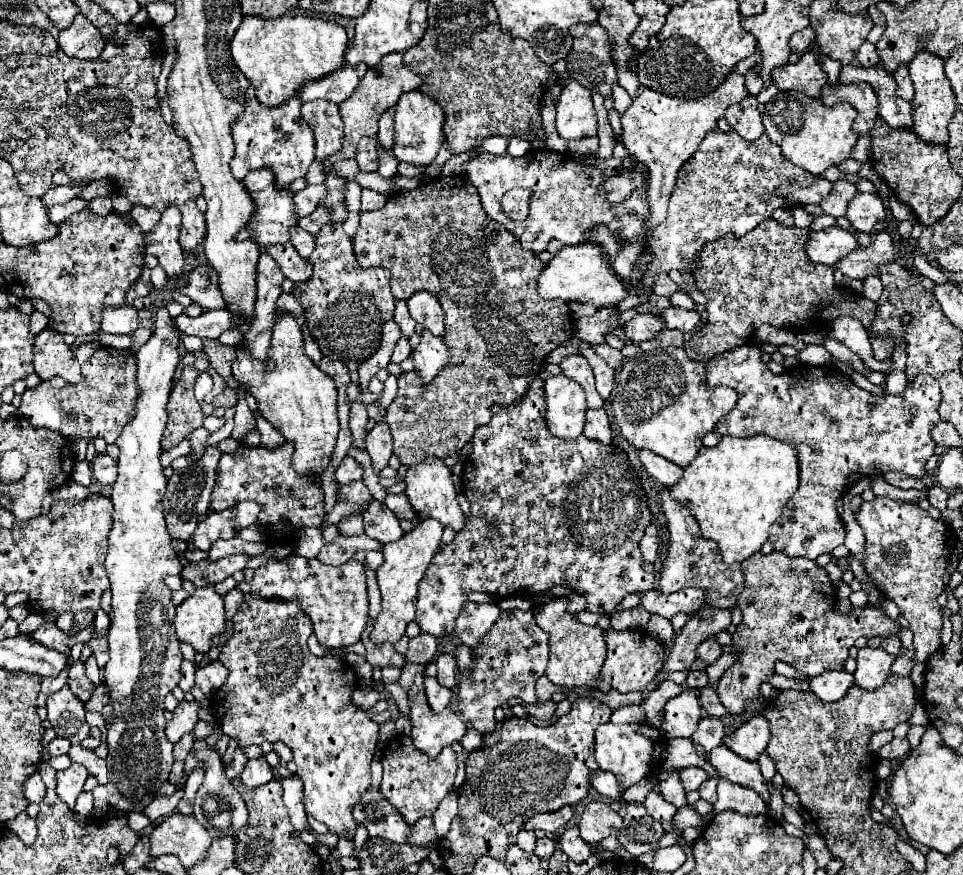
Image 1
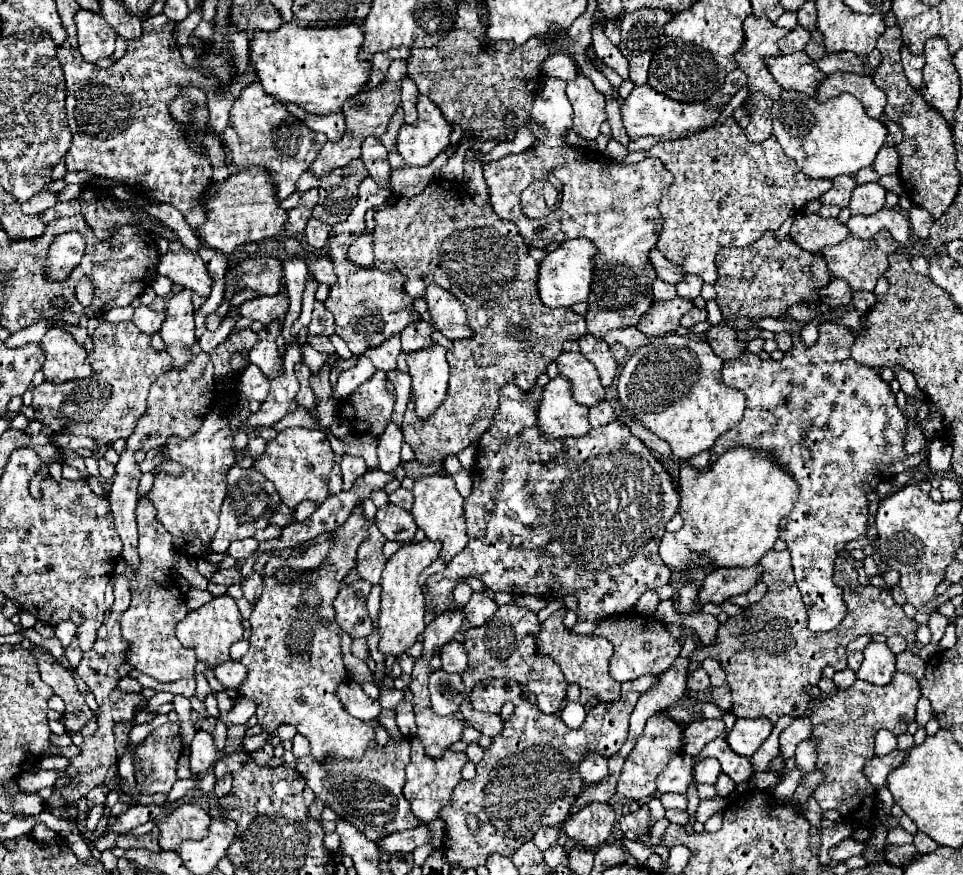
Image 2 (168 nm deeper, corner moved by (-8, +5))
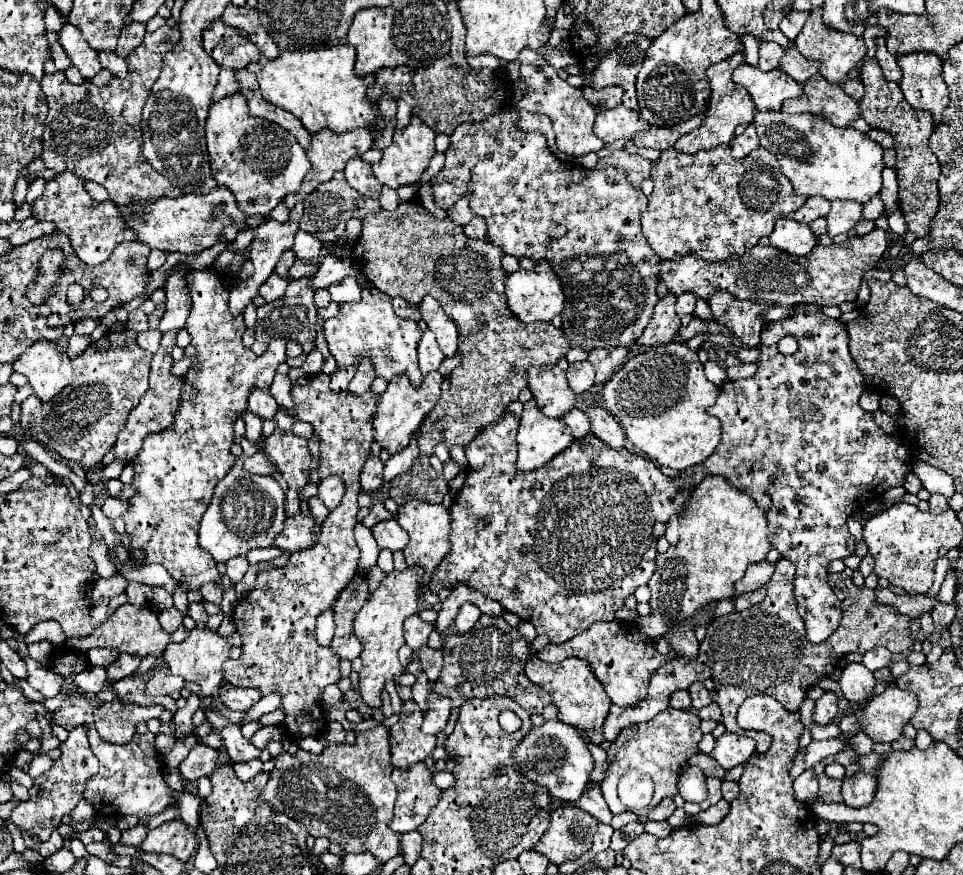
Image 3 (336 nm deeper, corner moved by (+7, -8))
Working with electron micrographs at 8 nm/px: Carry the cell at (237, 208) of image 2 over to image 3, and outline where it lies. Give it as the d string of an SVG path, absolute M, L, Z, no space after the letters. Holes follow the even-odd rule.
M219 185L207 195L189 193L179 199L163 197L157 203L149 205L149 209L133 209L133 205L121 207L121 217L125 217L125 223L137 233L141 243L149 245L151 249L179 253L201 253L203 249L213 247L217 241L223 241L223 231L229 225L233 225L239 233L249 229L245 213L237 207L233 193L225 185ZM219 205L223 205L221 213L215 211Z

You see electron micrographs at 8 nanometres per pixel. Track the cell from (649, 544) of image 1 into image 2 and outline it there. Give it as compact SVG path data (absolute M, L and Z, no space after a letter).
M732 448L708 470L696 470L682 462L680 496L679 514L684 525L678 532L664 534L660 544L664 564L682 568L692 556L692 568L750 568L778 540L778 522L794 508L798 484L768 454L760 456L748 448Z

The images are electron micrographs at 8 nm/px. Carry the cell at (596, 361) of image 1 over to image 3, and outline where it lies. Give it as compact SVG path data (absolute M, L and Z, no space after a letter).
M589 361L571 363L567 369L567 379L569 379L569 387L575 393L585 393L595 383L595 369Z

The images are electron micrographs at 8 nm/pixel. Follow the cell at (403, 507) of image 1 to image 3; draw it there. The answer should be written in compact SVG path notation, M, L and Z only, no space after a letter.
M379 501L379 503L375 503L373 507L371 507L371 511L369 511L369 515L363 519L363 525L365 527L373 527L373 525L377 525L379 521L385 521L385 519L391 519L393 515L385 509L385 505Z

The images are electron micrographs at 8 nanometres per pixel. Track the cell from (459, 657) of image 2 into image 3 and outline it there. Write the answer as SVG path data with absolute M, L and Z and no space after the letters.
M427 645L419 651L419 659L421 659L421 667L429 679L429 683L435 683L439 673L441 673L441 667L443 667L443 653L437 649L429 649Z

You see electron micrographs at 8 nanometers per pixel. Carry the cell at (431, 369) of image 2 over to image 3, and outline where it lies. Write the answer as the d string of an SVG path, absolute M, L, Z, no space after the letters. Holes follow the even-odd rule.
M439 371L425 375L423 383L419 387L413 387L413 383L409 381L409 377L405 373L399 373L389 381L389 387L381 395L381 401L379 401L379 407L375 413L375 421L373 421L375 441L383 449L387 449L389 453L397 453L409 445L413 429L417 429L421 419L435 407L439 395L441 395L441 381L443 381L443 377L439 375ZM431 397L435 397L435 399L431 399Z

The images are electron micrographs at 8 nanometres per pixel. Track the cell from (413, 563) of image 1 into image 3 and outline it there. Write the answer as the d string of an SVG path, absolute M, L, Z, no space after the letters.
M419 565L407 567L405 571L387 573L387 577L369 595L367 603L361 607L359 615L355 617L355 629L353 631L355 631L355 637L363 643L363 651L361 651L363 667L359 671L359 691L361 691L363 701L371 707L381 705L379 695L383 691L383 683L387 679L395 679L403 673L403 667L397 659L397 651L405 645L403 621L409 615L417 613L417 607L419 607L417 589L419 589L421 577L423 577L423 569L419 569Z

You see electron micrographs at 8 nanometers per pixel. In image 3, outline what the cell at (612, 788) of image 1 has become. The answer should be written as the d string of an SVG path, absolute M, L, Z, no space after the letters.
M545 721L541 727L533 727L513 753L513 759L517 771L525 771L531 781L545 785L553 797L563 801L577 801L583 795L593 771L593 757L585 739L571 725L561 721Z

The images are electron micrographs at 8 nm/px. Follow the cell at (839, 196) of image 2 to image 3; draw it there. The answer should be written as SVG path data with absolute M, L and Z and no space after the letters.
M809 197L801 209L797 209L795 213L791 213L791 217L799 223L811 223L817 217L825 217L831 209L831 201L825 197Z

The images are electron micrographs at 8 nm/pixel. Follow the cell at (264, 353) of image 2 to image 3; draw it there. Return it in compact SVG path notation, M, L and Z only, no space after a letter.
M253 387L249 393L249 403L247 403L249 411L253 411L255 415L269 419L275 417L275 413L279 411L279 405L275 401L275 397L271 395L269 389L261 389L261 387Z

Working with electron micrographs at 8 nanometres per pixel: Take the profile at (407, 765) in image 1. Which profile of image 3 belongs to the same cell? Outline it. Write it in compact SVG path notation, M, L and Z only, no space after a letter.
M417 763L409 771L395 767L391 781L397 785L397 801L389 827L397 833L415 831L439 801L441 789L433 783L433 773L425 763Z

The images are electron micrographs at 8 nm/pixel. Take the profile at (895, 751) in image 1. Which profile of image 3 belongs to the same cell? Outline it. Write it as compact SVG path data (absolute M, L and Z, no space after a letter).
M855 773L849 779L843 779L843 787L841 787L841 795L845 805L849 807L865 807L873 801L877 791L877 777L869 775L869 773Z

